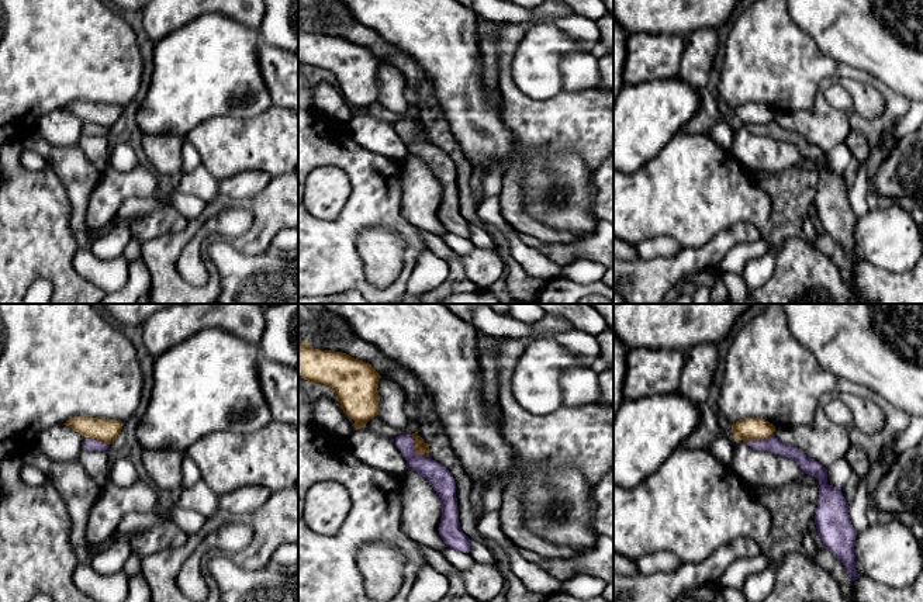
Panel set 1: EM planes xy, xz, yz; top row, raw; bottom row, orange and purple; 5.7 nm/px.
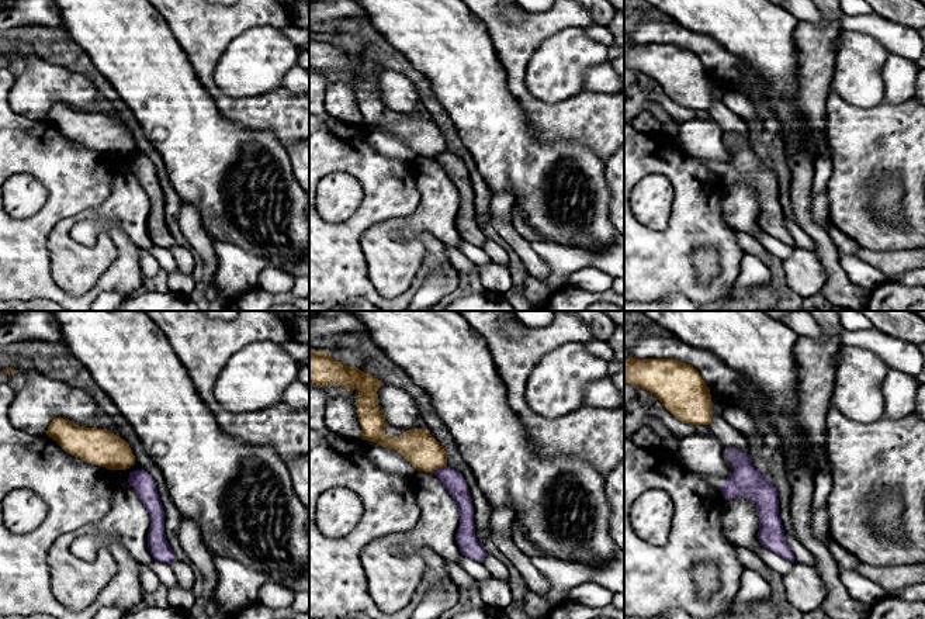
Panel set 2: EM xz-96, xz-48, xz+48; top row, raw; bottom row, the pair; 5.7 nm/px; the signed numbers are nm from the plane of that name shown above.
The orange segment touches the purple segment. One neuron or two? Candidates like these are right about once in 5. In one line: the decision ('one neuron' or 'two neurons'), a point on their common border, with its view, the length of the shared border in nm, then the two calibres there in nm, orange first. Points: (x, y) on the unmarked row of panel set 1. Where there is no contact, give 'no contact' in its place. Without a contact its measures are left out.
two neurons | xz (415, 135) | 170 nm | 80/130 nm

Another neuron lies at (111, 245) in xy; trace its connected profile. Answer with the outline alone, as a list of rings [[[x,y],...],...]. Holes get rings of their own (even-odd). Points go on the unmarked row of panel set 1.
[[[122,221],[117,224],[104,236],[98,238],[91,245],[91,252],[103,259],[111,260],[122,256],[125,246],[132,241],[132,232],[128,222]]]

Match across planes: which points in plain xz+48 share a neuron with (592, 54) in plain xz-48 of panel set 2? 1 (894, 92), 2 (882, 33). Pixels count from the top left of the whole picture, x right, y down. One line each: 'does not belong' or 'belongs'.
1: does not belong
2: does not belong

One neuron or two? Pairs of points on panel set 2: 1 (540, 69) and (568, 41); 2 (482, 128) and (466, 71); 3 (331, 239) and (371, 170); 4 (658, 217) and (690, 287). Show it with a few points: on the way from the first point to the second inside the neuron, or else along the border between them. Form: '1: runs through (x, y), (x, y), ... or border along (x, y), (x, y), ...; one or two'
1: runs through (547, 62), (561, 48); one
2: runs through (482, 114), (482, 107), (471, 85); one
3: runs through (350, 230), (370, 210), (371, 190); one
4: border along (672, 196), (669, 222), (662, 230), (638, 221); two

